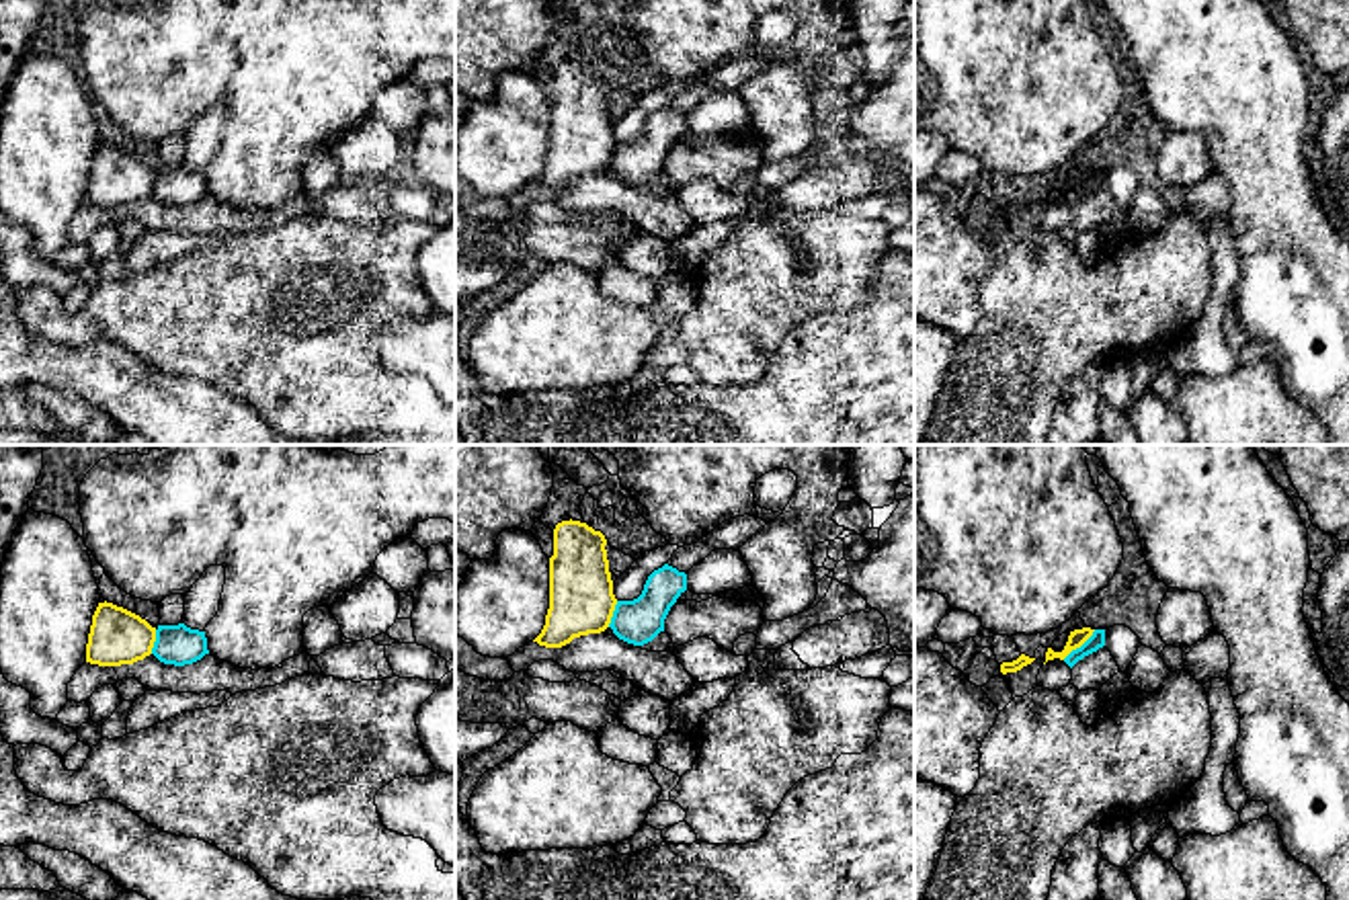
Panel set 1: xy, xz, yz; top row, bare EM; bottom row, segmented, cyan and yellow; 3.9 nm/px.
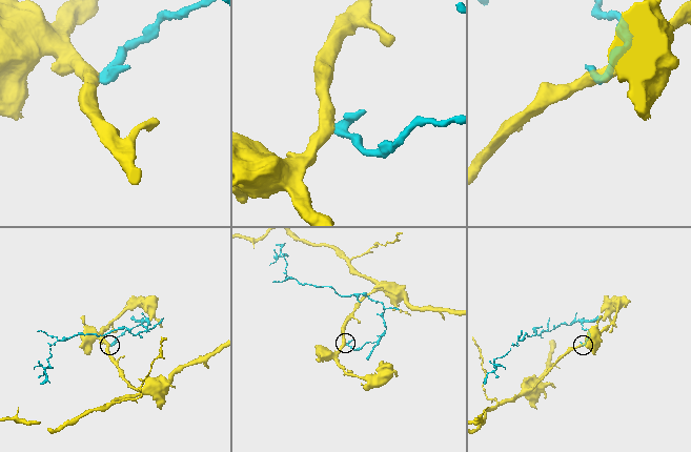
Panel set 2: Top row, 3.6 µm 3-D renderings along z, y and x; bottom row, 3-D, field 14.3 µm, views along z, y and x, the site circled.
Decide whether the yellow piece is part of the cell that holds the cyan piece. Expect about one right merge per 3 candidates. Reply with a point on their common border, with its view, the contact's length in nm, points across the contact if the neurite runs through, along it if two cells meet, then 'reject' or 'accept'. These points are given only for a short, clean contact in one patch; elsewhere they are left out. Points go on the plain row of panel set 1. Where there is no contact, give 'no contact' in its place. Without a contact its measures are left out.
contact yz (1081, 187); length 180 nm; border yz (1095, 171), (1063, 199); reject

